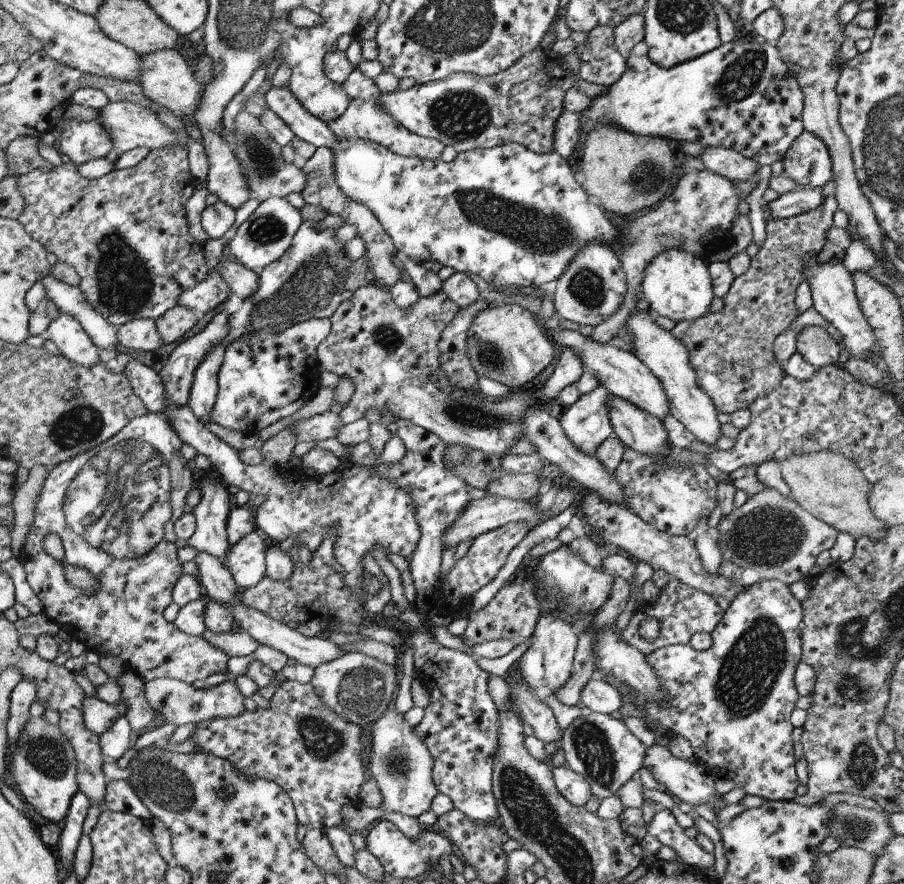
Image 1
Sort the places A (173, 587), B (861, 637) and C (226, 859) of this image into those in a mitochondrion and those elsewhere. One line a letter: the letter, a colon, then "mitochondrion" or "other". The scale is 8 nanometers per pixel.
A: other
B: mitochondrion
C: other

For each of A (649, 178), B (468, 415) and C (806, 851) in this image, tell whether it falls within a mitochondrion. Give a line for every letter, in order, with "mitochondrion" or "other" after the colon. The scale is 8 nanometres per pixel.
A: mitochondrion
B: mitochondrion
C: other

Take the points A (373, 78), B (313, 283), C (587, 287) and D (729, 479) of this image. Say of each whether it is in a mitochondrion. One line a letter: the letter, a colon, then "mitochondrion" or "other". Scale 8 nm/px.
A: other
B: mitochondrion
C: mitochondrion
D: other

